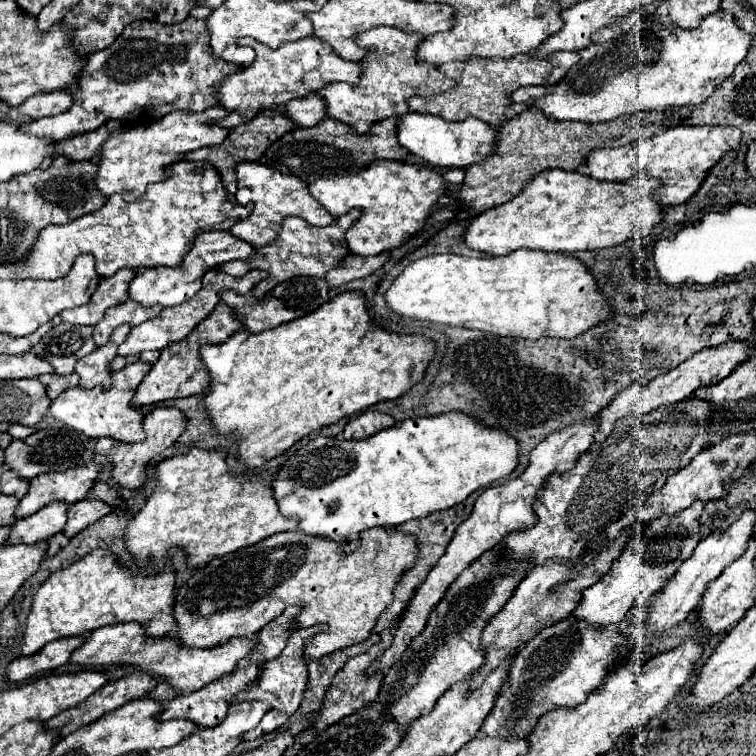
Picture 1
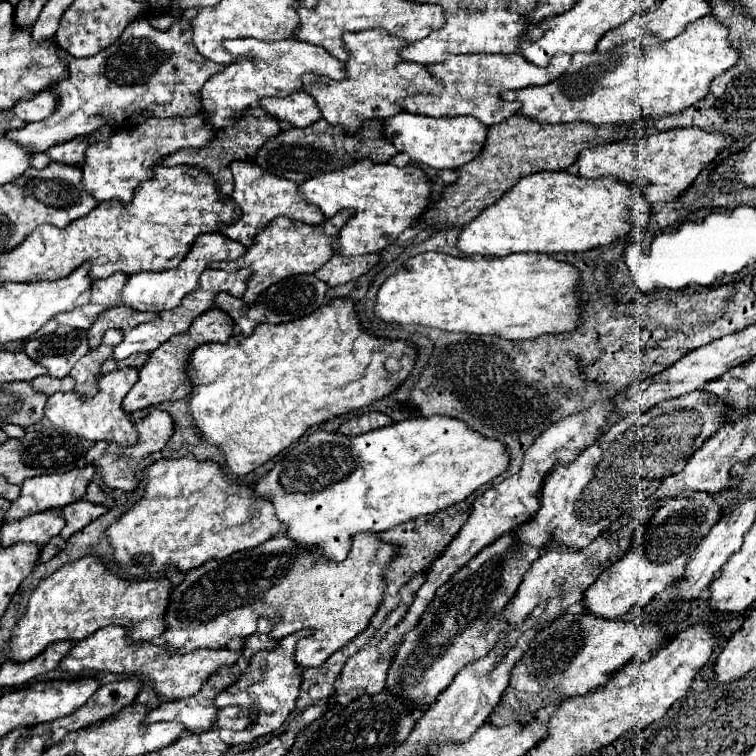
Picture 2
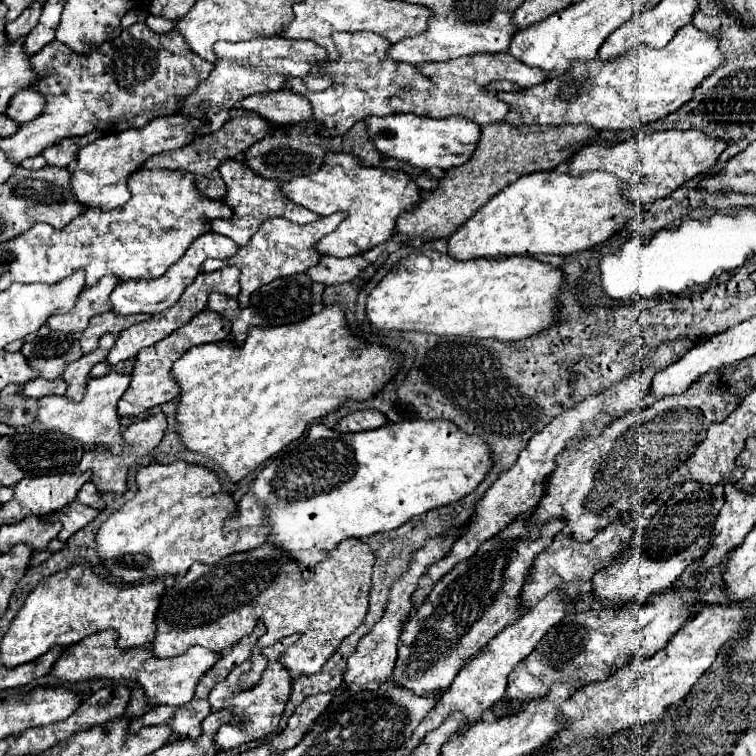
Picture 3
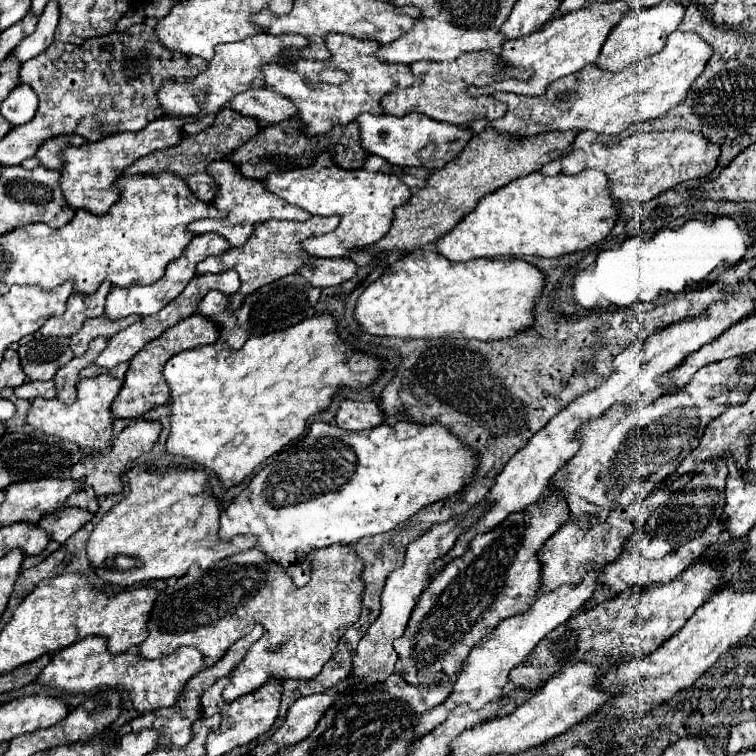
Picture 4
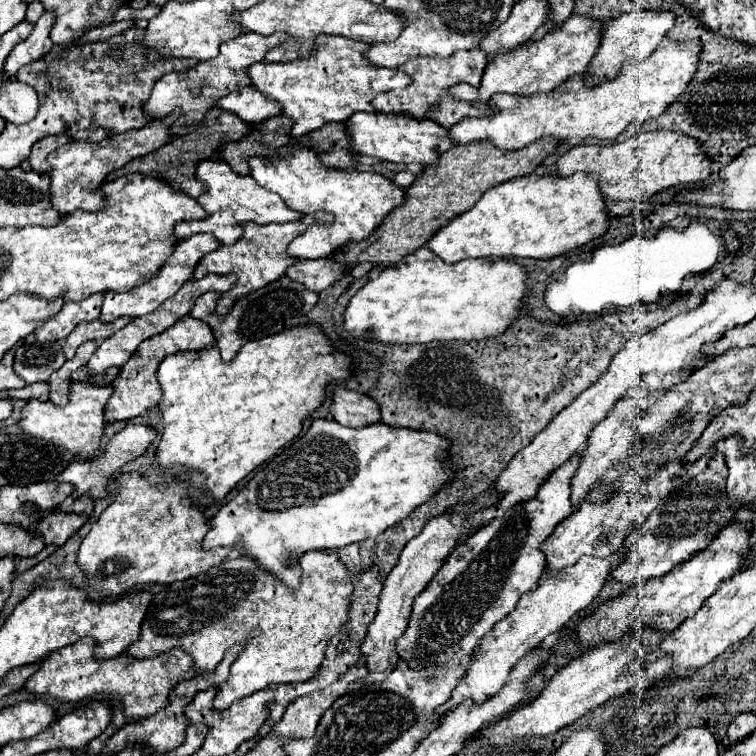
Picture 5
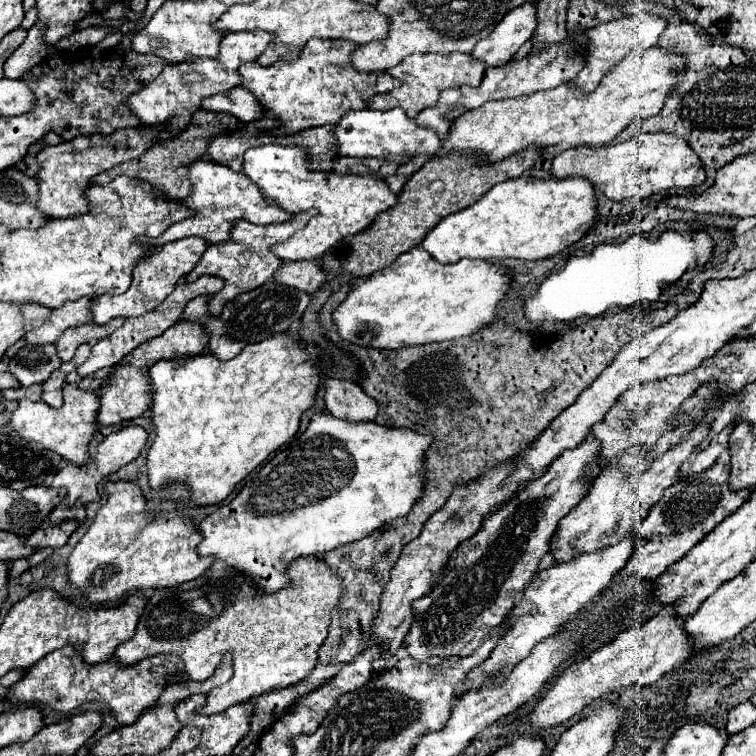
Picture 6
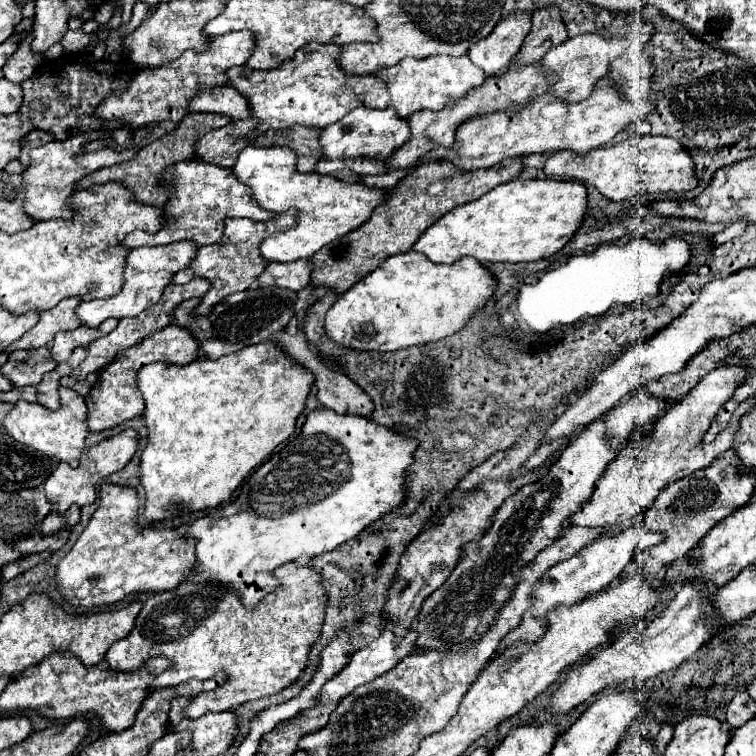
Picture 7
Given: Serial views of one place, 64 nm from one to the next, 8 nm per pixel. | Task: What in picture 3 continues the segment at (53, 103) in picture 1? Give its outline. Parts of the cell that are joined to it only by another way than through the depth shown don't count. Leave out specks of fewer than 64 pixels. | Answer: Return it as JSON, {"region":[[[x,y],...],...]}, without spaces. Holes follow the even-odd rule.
{"region":[[[26,88],[10,100],[10,106],[8,106],[6,114],[12,120],[24,124],[24,122],[30,122],[30,120],[38,118],[44,112],[44,106],[46,106],[46,98],[40,92],[32,90],[32,88]]]}

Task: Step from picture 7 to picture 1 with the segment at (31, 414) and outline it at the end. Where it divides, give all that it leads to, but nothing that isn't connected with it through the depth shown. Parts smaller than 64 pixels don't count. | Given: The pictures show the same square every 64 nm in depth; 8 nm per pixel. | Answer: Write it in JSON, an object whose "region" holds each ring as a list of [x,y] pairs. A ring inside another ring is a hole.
{"region":[[[138,360],[134,364],[128,364],[124,370],[114,372],[112,374],[114,384],[110,388],[102,388],[102,386],[92,388],[92,390],[80,388],[80,386],[68,388],[50,404],[50,412],[60,424],[66,424],[78,432],[84,432],[90,438],[108,436],[108,438],[114,438],[120,442],[142,442],[146,438],[146,434],[142,430],[144,416],[142,416],[140,408],[132,404],[132,396],[134,396],[138,384],[142,382],[142,378],[150,372],[150,368],[152,368],[152,364]]]}

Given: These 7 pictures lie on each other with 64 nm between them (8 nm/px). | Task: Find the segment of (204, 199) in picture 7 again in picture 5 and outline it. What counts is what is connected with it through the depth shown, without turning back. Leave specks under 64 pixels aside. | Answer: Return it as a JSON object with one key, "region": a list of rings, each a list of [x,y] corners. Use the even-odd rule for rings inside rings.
{"region":[[[204,160],[202,164],[198,164],[196,178],[206,188],[204,194],[198,198],[198,202],[206,208],[208,218],[196,220],[196,222],[182,222],[180,228],[174,230],[178,238],[190,238],[192,234],[208,232],[208,234],[214,234],[222,244],[234,244],[242,238],[246,222],[268,224],[268,222],[292,222],[302,218],[302,214],[288,208],[278,194],[272,194],[266,188],[258,186],[252,180],[252,176],[240,176],[232,172],[232,168],[224,160]]]}

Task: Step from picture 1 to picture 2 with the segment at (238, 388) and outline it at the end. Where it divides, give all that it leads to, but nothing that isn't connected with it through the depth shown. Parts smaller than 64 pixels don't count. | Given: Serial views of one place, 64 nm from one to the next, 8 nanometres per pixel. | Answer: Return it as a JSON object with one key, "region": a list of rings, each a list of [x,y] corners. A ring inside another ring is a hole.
{"region":[[[336,298],[302,320],[270,326],[262,324],[252,336],[234,334],[226,344],[202,344],[188,362],[192,378],[190,412],[202,432],[202,438],[226,452],[226,464],[232,474],[244,476],[264,462],[272,460],[308,428],[324,424],[336,416],[360,410],[392,394],[410,376],[418,352],[406,340],[390,340],[368,334],[360,326],[352,298]]]}

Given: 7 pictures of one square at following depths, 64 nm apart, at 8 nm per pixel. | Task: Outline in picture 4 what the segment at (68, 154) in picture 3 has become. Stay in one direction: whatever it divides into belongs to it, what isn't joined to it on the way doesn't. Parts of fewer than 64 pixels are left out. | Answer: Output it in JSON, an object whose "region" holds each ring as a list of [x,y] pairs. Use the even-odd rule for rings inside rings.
{"region":[[[58,136],[58,138],[44,142],[40,146],[40,150],[36,152],[36,158],[42,162],[44,168],[58,170],[64,164],[64,160],[60,160],[62,150],[68,148],[68,146],[80,146],[80,144],[82,144],[80,136]]]}

